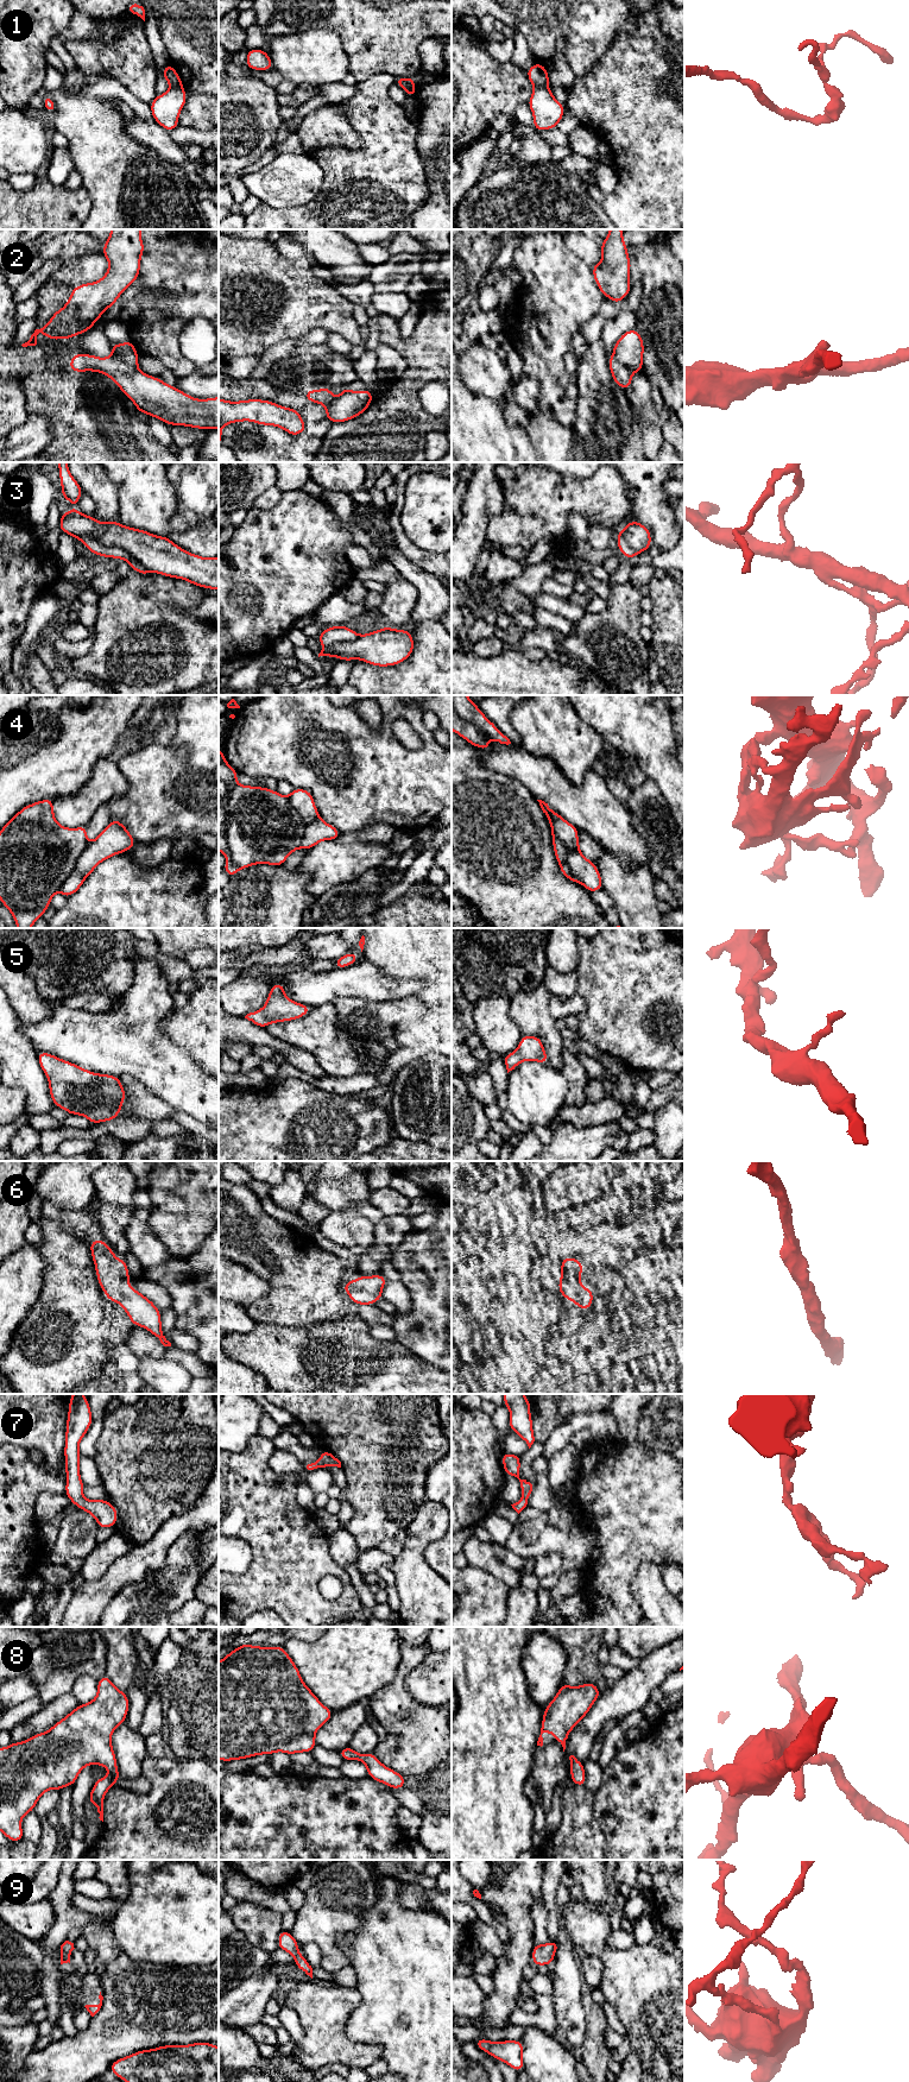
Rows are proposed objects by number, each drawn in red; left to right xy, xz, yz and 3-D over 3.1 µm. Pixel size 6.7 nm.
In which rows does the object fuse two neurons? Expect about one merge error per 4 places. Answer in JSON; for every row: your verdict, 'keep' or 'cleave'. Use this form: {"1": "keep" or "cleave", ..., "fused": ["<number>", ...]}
{"1": "cleave", "2": "cleave", "3": "cleave", "4": "keep", "5": "keep", "6": "keep", "7": "keep", "8": "keep", "9": "keep", "fused": ["1", "2", "3"]}

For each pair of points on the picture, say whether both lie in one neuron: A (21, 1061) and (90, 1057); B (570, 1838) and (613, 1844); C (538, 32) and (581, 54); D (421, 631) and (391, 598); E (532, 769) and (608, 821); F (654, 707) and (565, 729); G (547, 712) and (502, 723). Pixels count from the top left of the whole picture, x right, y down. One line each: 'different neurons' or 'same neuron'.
A: different neurons
B: different neurons
C: same neuron
D: different neurons
E: same neuron
F: different neurons
G: different neurons

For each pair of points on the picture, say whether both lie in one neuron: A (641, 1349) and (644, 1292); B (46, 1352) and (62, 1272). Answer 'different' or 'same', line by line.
A: same
B: same

